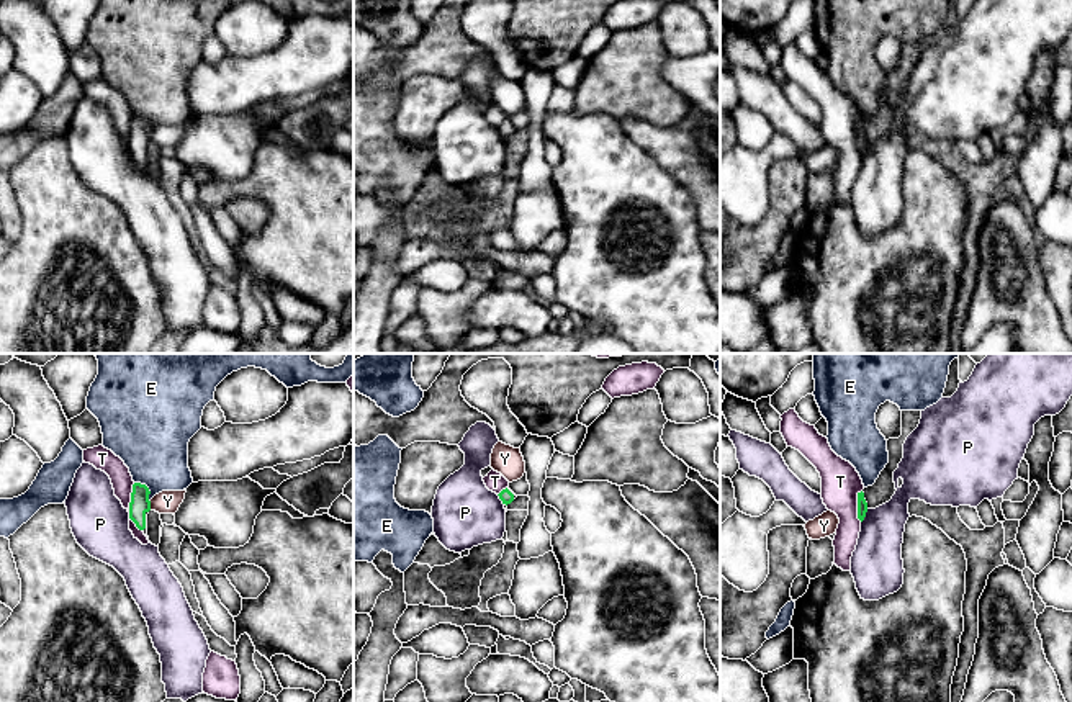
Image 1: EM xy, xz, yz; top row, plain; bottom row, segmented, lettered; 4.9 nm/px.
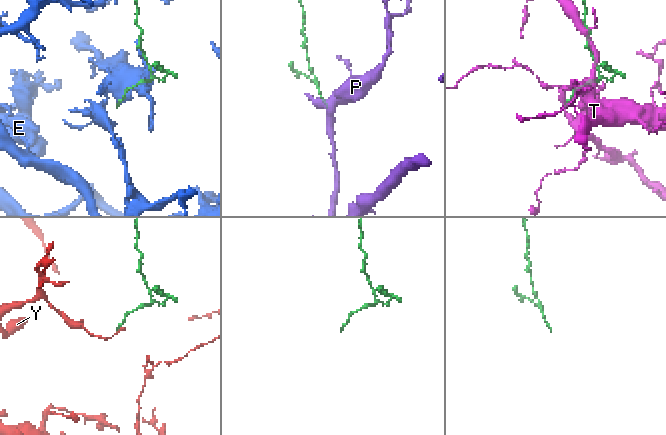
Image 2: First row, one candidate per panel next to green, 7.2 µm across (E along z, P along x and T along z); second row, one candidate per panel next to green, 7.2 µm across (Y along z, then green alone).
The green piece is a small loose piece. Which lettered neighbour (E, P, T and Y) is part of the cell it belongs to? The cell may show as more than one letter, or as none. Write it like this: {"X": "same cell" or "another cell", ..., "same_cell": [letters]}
{"E": "another cell", "P": "another cell", "T": "another cell", "Y": "another cell", "same_cell": []}

